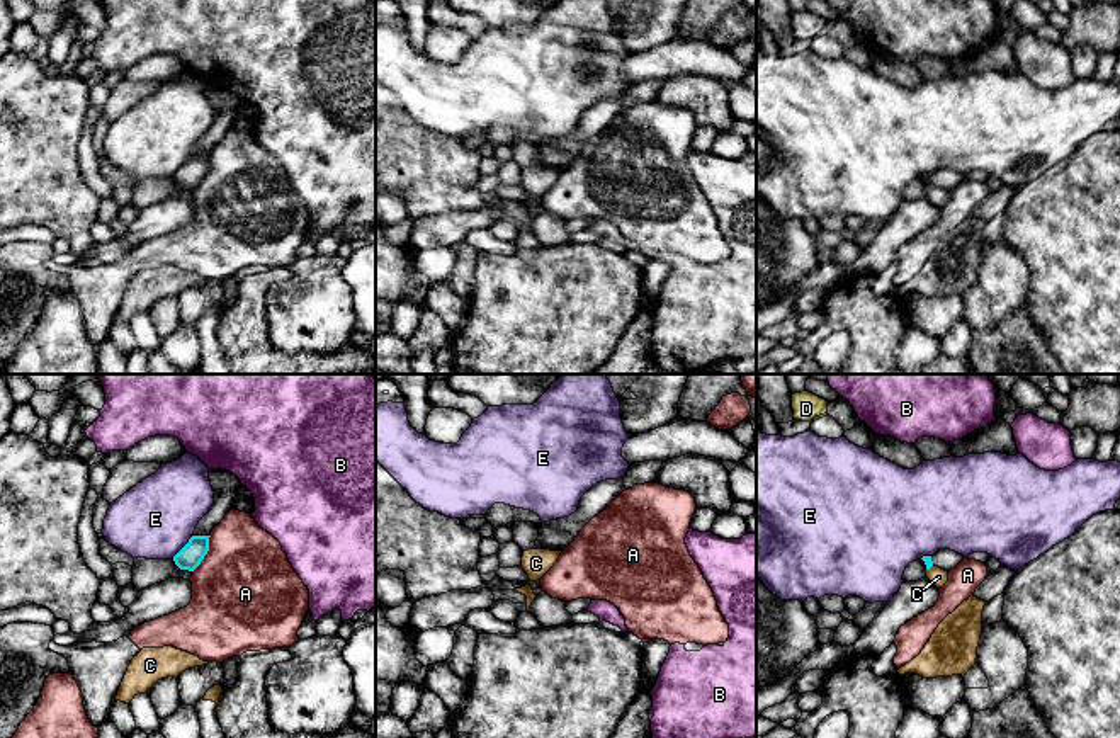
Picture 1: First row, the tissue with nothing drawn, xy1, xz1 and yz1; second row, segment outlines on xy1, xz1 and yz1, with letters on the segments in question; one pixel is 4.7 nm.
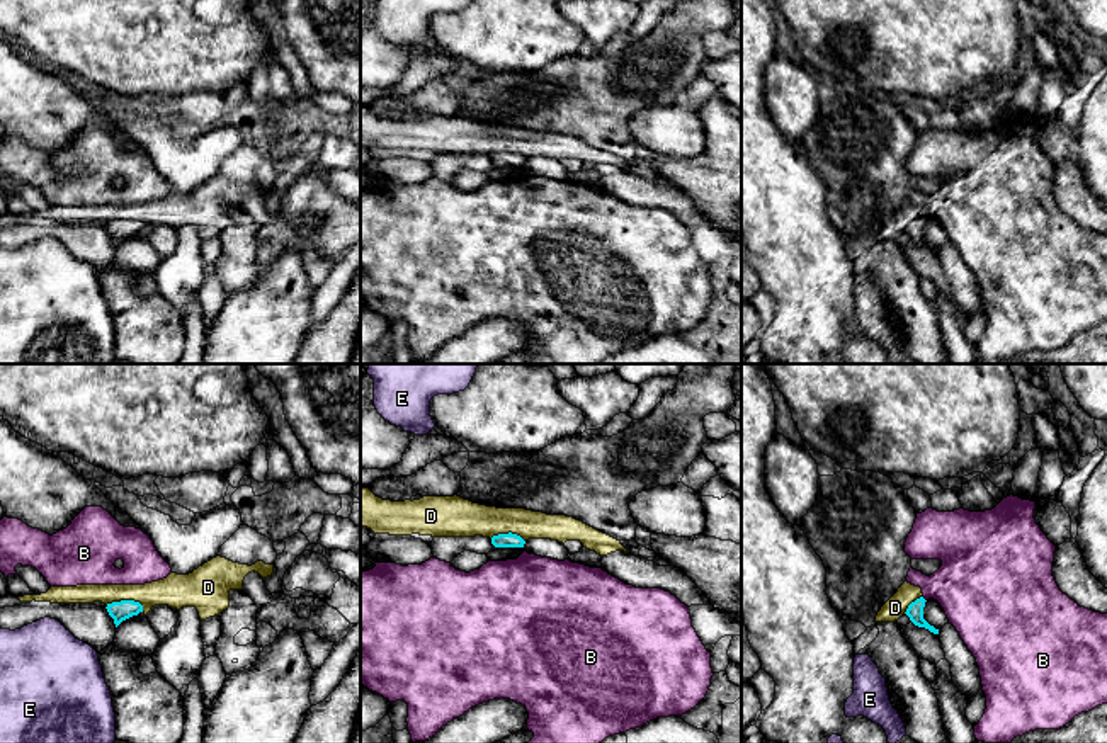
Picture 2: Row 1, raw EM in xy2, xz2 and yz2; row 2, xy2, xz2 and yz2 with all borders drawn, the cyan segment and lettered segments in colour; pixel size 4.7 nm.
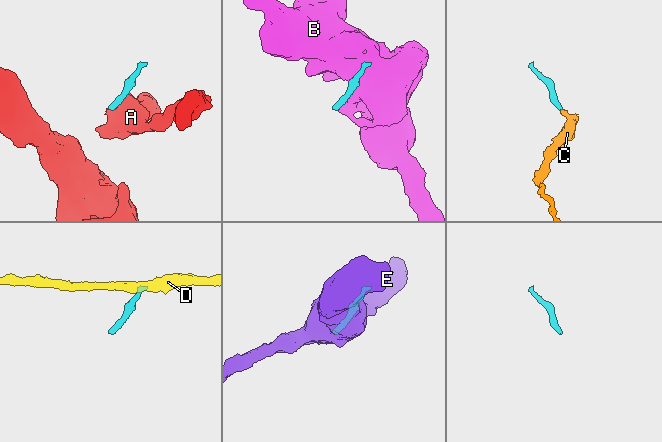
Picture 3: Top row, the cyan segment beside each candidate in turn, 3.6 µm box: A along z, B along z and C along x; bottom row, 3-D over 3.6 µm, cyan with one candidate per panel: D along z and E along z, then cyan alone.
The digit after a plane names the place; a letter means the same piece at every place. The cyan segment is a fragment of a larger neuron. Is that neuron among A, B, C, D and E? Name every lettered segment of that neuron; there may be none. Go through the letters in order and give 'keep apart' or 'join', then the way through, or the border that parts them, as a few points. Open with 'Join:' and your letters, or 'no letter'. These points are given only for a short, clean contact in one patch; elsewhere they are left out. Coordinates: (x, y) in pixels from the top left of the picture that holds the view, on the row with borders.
Join: C
A: keep apart | along xy1 (211, 536), (208, 553), (192, 572)
B: keep apart
C: join | across yz1 (927, 560), (928, 568), (938, 577)
D: keep apart | along xy2 (106, 604), (136, 601), (143, 611)
E: keep apart

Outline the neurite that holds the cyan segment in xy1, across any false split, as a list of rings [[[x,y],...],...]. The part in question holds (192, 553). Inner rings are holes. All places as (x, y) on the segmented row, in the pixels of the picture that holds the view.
[[[192,536],[189,542],[173,556],[180,570],[194,571],[209,551],[211,536]]]

